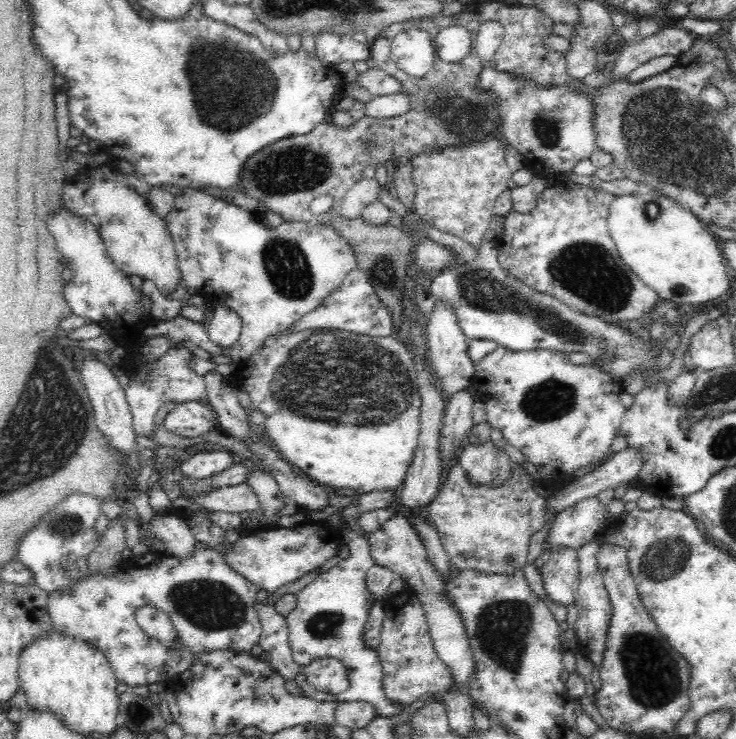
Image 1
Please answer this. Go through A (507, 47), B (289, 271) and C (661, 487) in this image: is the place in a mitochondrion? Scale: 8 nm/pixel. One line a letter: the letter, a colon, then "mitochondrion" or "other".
A: other
B: mitochondrion
C: other

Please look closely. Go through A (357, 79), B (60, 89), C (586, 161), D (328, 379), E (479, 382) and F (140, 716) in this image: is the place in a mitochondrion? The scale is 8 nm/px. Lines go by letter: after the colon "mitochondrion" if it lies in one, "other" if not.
A: other
B: other
C: other
D: mitochondrion
E: other
F: mitochondrion

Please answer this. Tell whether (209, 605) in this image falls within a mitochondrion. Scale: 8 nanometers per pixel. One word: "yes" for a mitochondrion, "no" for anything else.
yes

